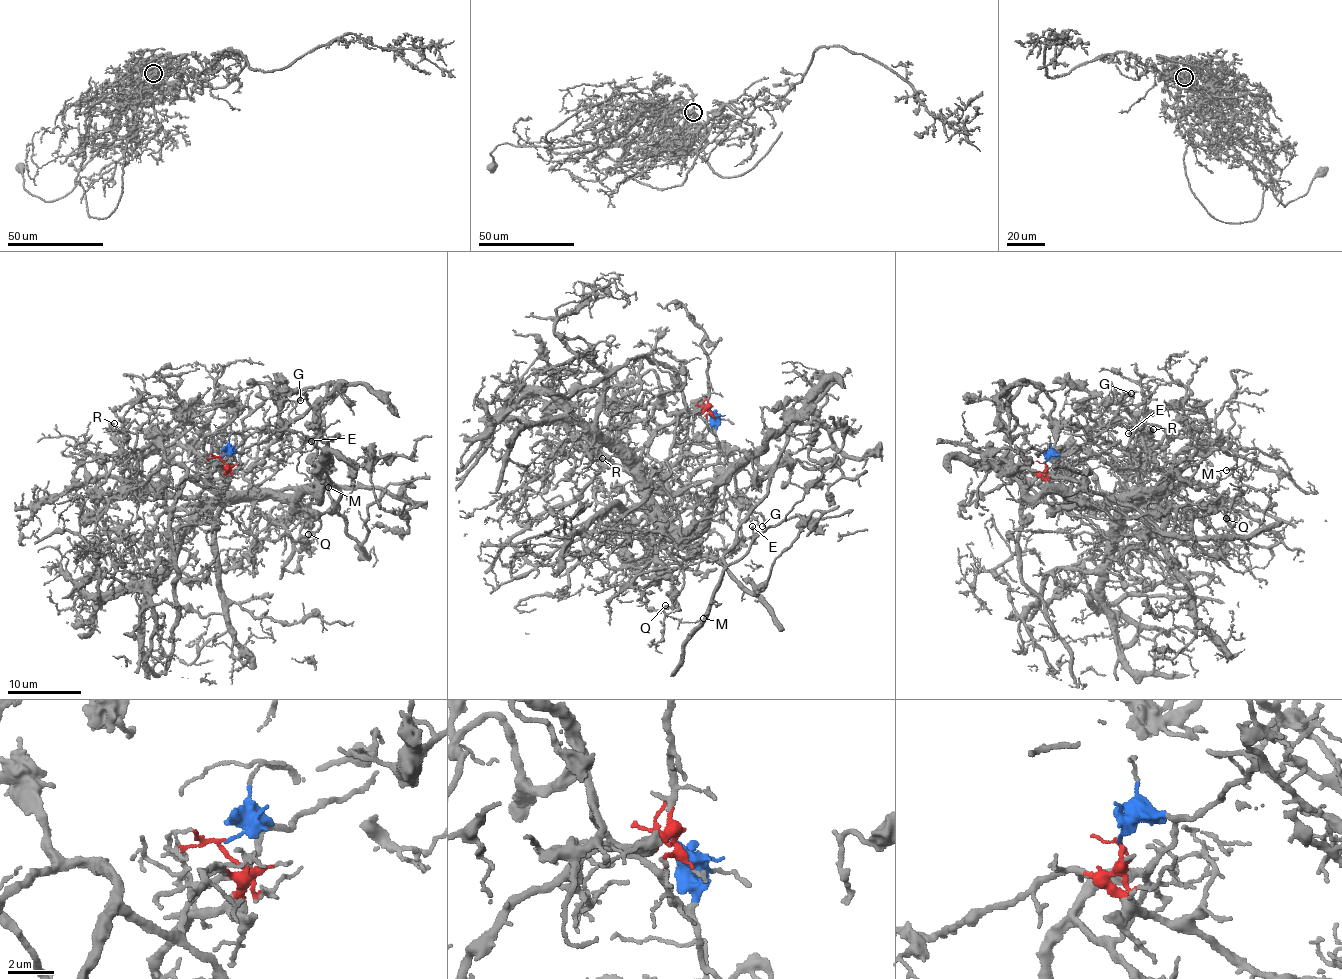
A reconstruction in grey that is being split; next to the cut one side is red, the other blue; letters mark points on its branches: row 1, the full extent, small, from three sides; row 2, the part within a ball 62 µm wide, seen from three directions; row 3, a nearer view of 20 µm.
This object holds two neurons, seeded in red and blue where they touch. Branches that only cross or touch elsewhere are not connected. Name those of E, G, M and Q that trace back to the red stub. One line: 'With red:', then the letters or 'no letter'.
With red: M

